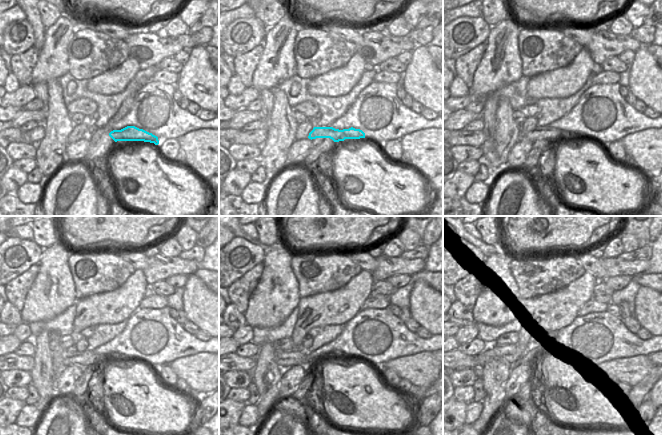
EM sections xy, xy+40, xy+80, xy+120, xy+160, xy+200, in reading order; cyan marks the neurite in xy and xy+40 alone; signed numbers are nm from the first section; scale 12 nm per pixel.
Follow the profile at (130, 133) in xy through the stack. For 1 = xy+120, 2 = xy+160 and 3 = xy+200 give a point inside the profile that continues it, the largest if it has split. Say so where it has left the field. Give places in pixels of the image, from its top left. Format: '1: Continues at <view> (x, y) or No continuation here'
1: Continues at xy+120 (69, 357)
2: Continues at xy+160 (297, 357)
3: Continues at xy+200 (510, 361).

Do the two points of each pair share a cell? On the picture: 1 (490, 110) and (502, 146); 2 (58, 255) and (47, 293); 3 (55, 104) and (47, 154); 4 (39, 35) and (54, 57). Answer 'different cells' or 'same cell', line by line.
1: different cells
2: same cell
3: same cell
4: different cells

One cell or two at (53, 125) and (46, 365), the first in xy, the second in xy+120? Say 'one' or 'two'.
two

